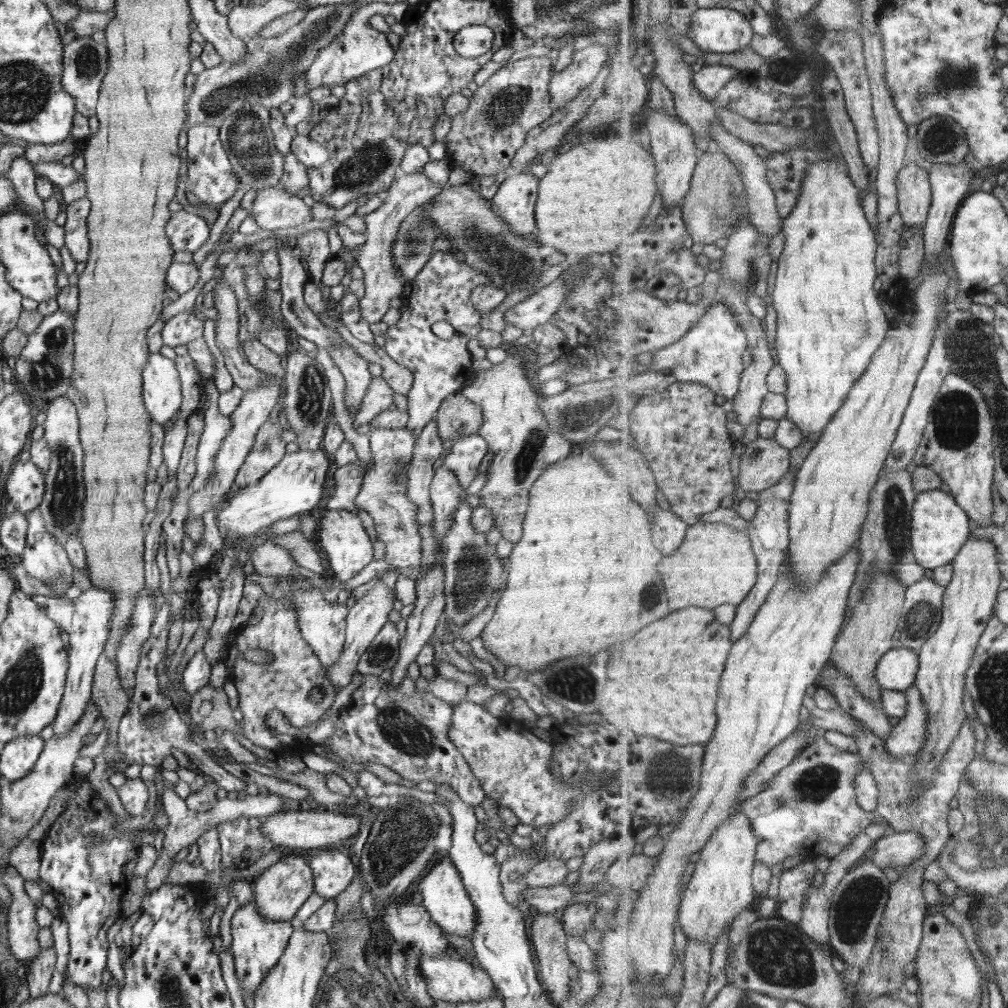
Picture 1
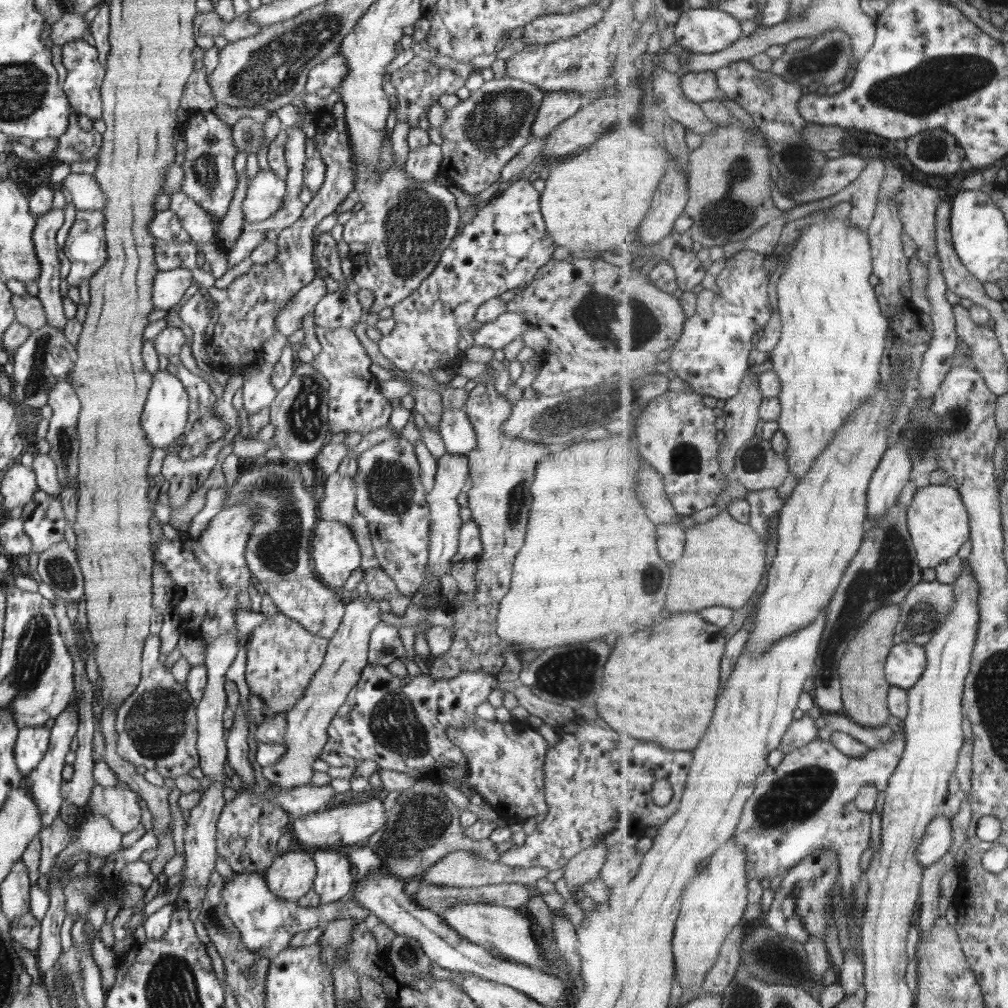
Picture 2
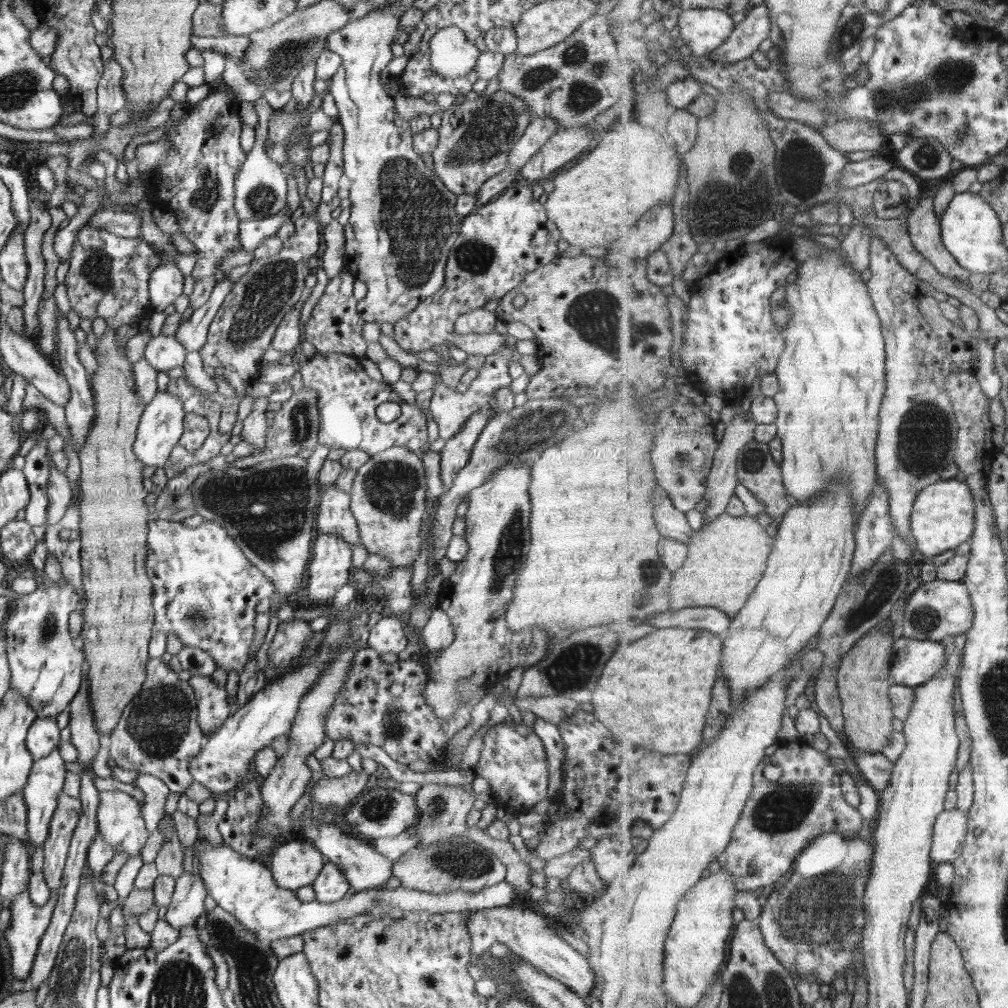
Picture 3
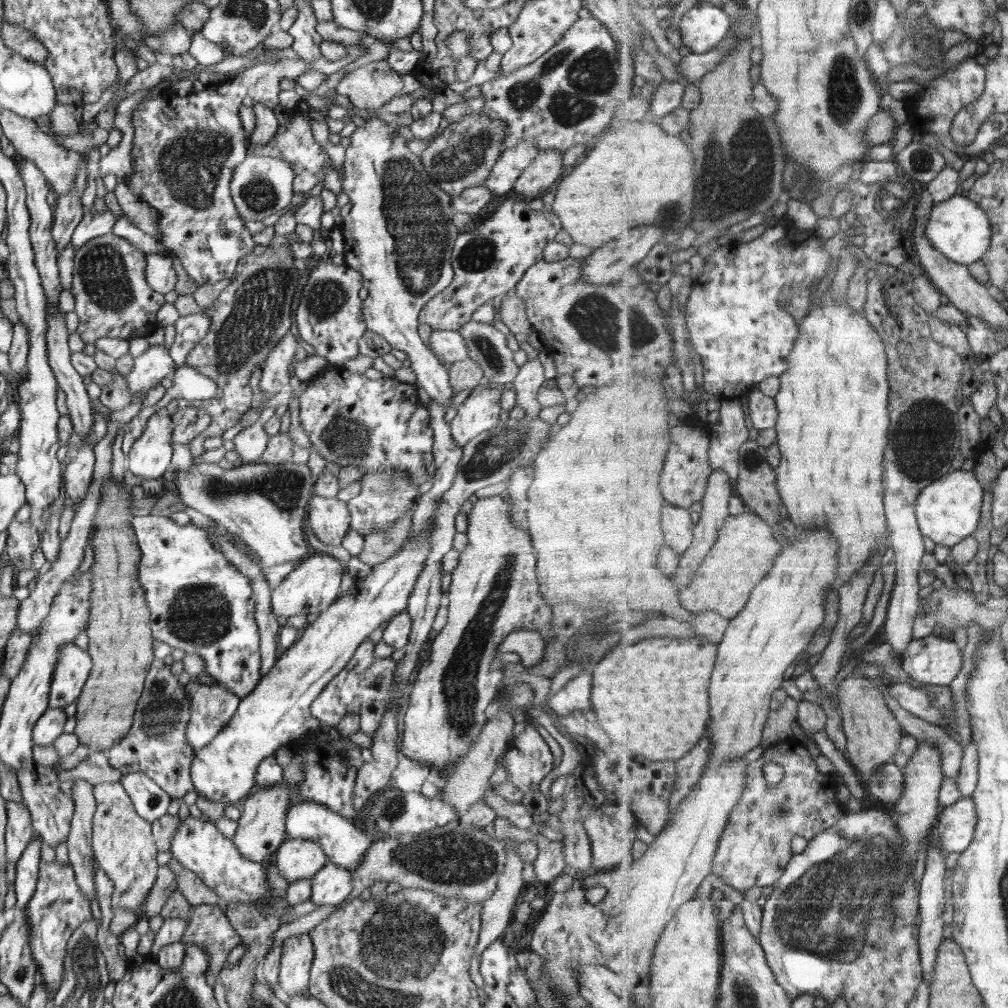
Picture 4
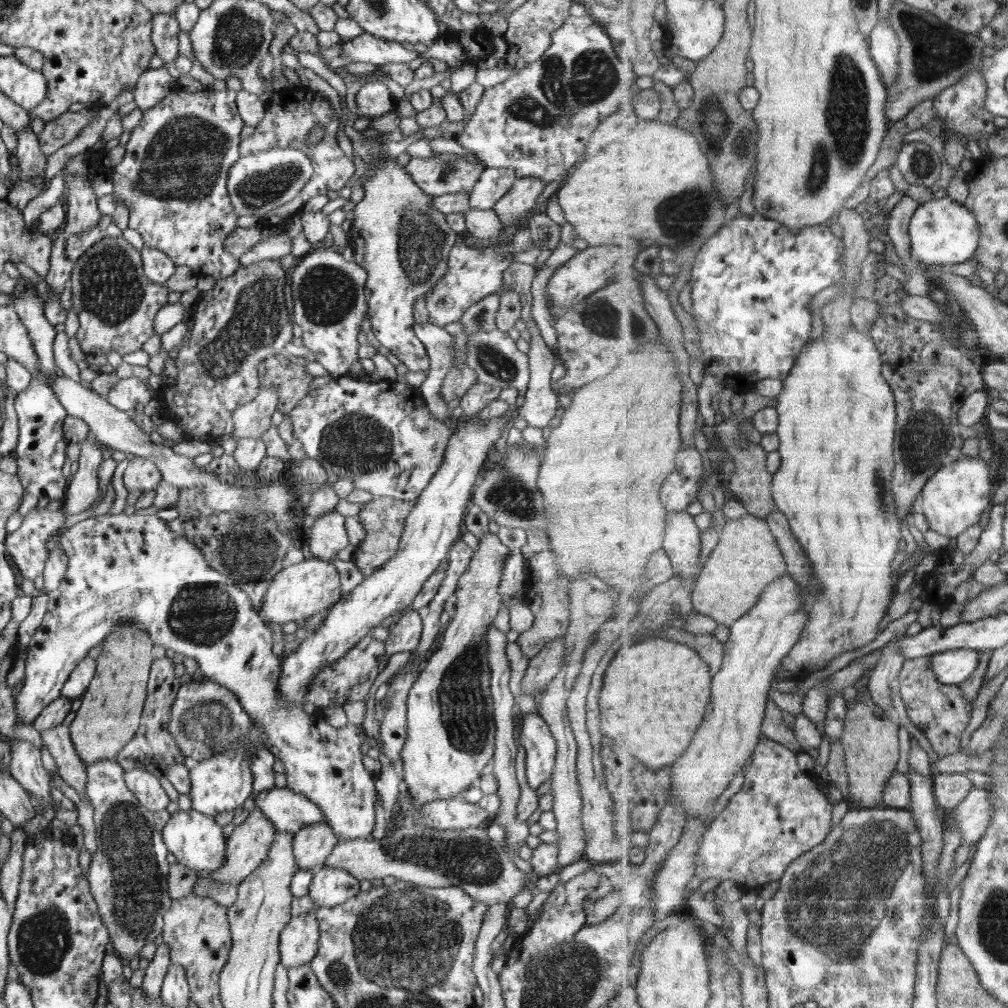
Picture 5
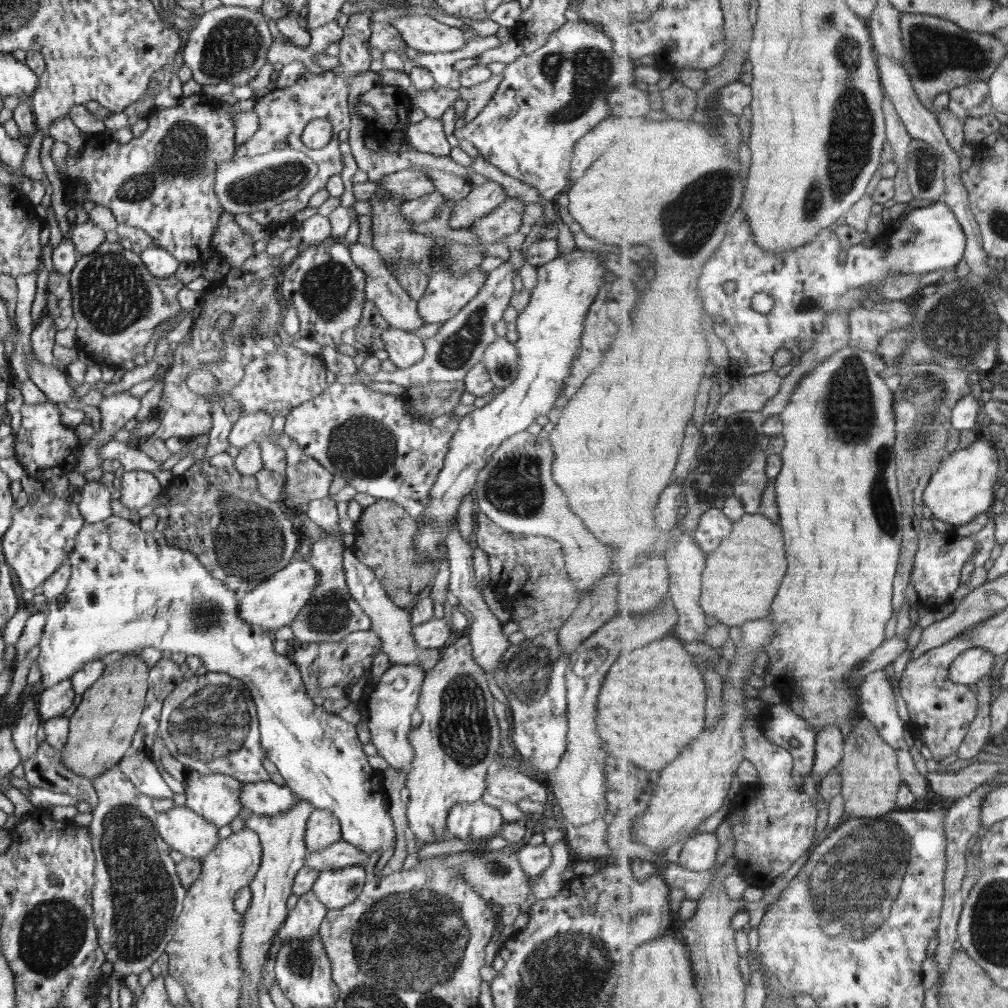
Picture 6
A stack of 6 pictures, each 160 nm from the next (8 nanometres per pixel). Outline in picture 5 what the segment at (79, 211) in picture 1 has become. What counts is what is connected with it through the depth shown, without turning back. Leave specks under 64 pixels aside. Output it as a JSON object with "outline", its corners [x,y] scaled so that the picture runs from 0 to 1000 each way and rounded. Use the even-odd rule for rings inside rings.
{"outline":[[[122,234],[102,235],[73,260],[69,280],[70,300],[78,318],[75,335],[83,350],[107,353],[113,348],[122,354],[140,347],[147,335],[153,332],[154,314],[163,304],[168,302],[169,287],[149,280],[141,269],[140,261],[140,251]]]}

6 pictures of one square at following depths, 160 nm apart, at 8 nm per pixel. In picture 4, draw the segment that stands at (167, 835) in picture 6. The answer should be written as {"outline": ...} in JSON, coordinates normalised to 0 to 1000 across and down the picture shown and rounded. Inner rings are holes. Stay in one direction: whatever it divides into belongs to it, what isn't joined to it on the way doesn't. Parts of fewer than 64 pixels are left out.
{"outline":[[[188,810],[179,813],[179,818],[171,831],[170,845],[183,861],[195,867],[206,881],[214,885],[220,895],[248,898],[252,895],[260,896],[268,888],[269,879],[267,871],[263,869],[264,861],[257,855],[242,851],[232,839],[231,833],[221,829],[212,815],[205,812],[196,813]]]}

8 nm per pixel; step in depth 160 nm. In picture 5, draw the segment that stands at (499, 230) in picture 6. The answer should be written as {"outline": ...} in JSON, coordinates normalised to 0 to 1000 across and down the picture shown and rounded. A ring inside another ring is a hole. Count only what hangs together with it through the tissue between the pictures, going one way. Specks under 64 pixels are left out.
{"outline":[[[512,177],[508,187],[489,204],[499,224],[520,222],[525,210],[532,206],[532,196],[541,187],[538,178]]]}

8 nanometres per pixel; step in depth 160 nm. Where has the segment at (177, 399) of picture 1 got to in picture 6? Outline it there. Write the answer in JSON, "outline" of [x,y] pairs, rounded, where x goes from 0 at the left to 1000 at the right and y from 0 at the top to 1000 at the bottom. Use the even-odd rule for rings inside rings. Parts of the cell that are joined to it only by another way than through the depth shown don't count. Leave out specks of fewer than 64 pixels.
{"outline":[[[131,466],[121,471],[119,496],[128,506],[145,502],[159,487],[159,479],[152,469]]]}

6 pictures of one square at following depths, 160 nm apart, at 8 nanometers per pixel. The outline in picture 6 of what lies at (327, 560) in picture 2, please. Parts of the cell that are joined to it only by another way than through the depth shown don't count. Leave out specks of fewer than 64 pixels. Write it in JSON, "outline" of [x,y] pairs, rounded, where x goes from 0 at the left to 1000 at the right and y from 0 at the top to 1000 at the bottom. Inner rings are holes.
{"outline":[[[292,554],[270,572],[256,578],[250,585],[236,591],[237,612],[246,619],[263,623],[271,628],[280,621],[286,621],[310,593],[315,577],[315,567],[304,554]]]}

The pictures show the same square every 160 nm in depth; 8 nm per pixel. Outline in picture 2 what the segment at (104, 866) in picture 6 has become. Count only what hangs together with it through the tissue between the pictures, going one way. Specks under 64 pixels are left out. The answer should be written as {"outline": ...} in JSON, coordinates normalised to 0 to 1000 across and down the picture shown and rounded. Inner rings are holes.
{"outline":[[[96,777],[91,781],[91,789],[86,799],[92,809],[101,809],[109,817],[121,825],[121,829],[135,823],[140,815],[141,802],[139,790],[131,784],[118,780],[101,782]]]}

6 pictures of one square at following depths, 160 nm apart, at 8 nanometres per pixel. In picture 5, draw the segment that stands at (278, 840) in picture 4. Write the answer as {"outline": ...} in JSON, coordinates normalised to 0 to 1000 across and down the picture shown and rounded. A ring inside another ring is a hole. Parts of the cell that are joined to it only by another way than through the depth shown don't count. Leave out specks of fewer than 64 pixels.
{"outline":[[[252,802],[246,808],[242,815],[232,821],[232,825],[224,833],[225,853],[223,853],[223,856],[217,859],[215,863],[202,863],[199,866],[200,869],[206,870],[212,876],[230,876],[236,878],[265,851],[275,824],[271,817],[268,816],[268,813],[265,813],[265,810],[260,808],[256,802]]]}

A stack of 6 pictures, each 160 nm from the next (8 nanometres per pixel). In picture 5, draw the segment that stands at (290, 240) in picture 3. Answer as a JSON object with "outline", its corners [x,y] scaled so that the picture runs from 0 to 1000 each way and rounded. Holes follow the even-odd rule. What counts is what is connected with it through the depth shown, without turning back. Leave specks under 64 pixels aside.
{"outline":[[[276,257],[238,263],[230,275],[217,277],[210,288],[199,292],[190,309],[192,319],[188,339],[179,345],[174,357],[177,375],[167,387],[161,385],[156,392],[161,411],[175,420],[187,437],[212,439],[220,432],[230,430],[230,410],[257,390],[256,362],[271,359],[271,353],[282,349],[284,341],[291,335],[288,285],[293,265],[284,268]]]}

